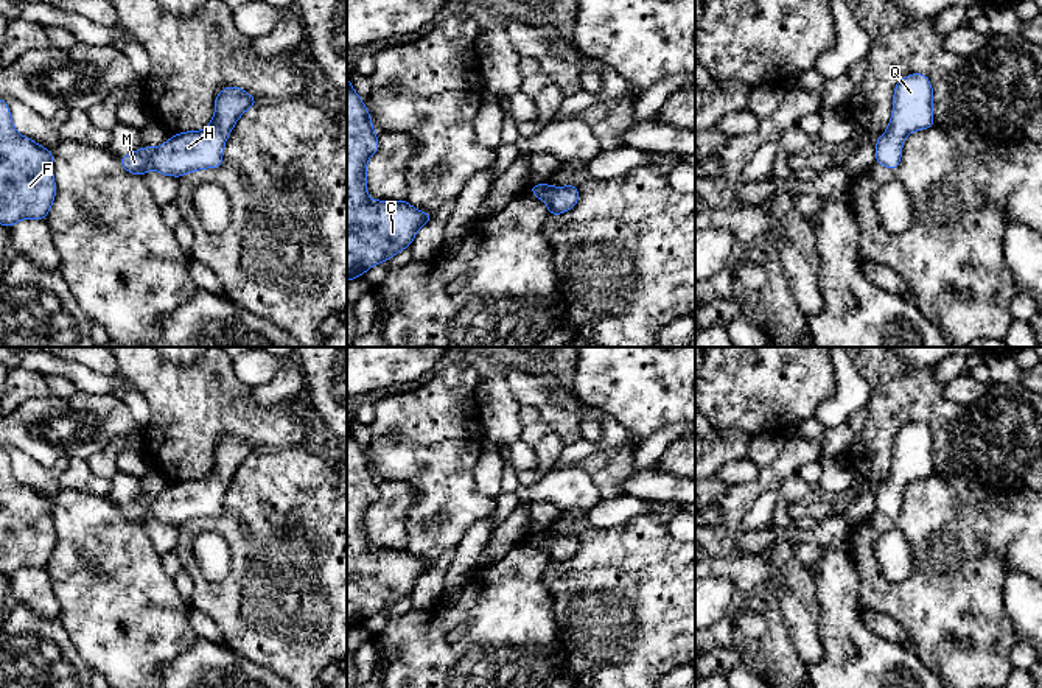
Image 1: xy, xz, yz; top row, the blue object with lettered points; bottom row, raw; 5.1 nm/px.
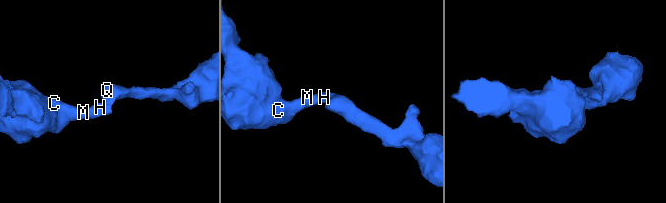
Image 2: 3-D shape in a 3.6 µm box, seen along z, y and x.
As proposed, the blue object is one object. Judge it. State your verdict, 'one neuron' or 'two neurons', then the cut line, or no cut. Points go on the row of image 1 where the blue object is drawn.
one neuron; cut none

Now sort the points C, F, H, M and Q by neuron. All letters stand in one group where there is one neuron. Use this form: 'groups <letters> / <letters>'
groups C F H M Q

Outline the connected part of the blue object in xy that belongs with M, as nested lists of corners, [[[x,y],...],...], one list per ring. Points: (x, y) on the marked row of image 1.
[[[240,87],[222,89],[215,100],[215,117],[204,131],[174,134],[157,148],[143,146],[129,156],[118,156],[131,174],[145,176],[148,170],[180,177],[187,173],[218,168],[227,137],[236,120],[258,101]]]

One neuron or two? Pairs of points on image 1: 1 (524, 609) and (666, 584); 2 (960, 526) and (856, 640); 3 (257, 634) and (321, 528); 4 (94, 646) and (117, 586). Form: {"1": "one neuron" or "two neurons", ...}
{"1": "two neurons", "2": "two neurons", "3": "one neuron", "4": "one neuron"}

